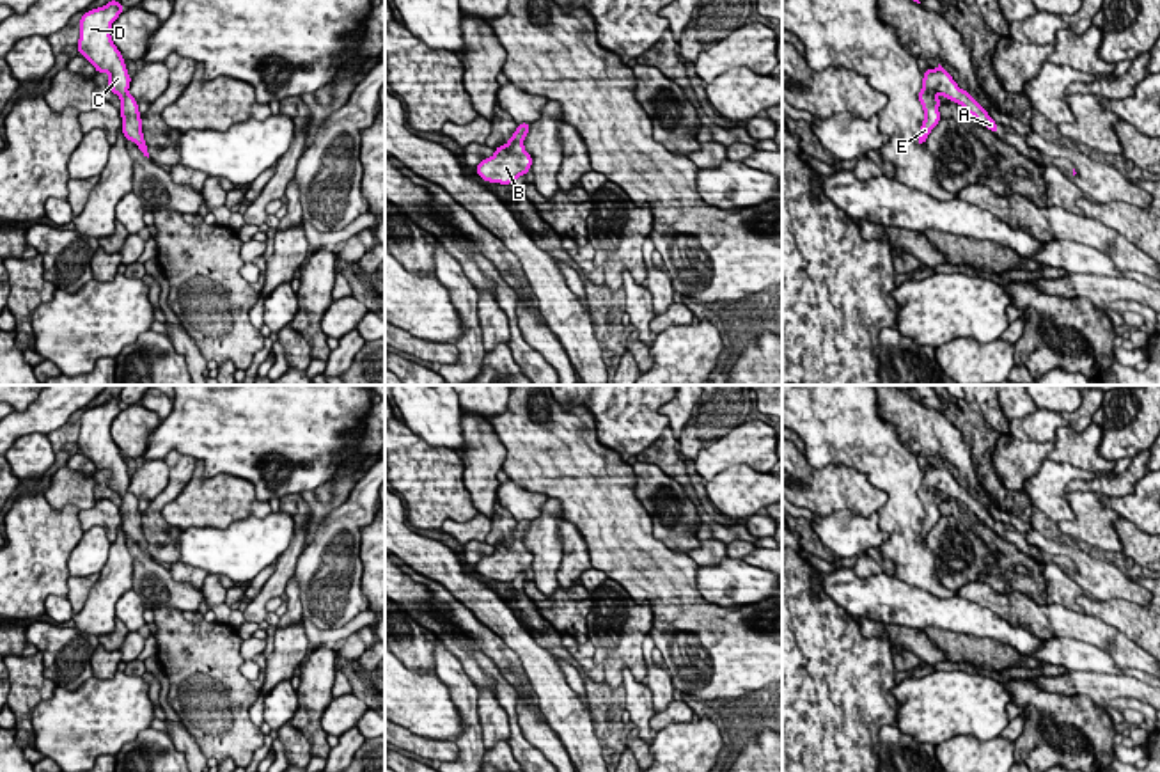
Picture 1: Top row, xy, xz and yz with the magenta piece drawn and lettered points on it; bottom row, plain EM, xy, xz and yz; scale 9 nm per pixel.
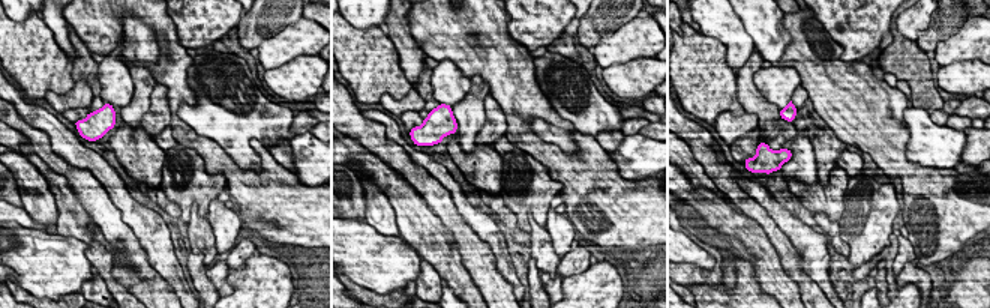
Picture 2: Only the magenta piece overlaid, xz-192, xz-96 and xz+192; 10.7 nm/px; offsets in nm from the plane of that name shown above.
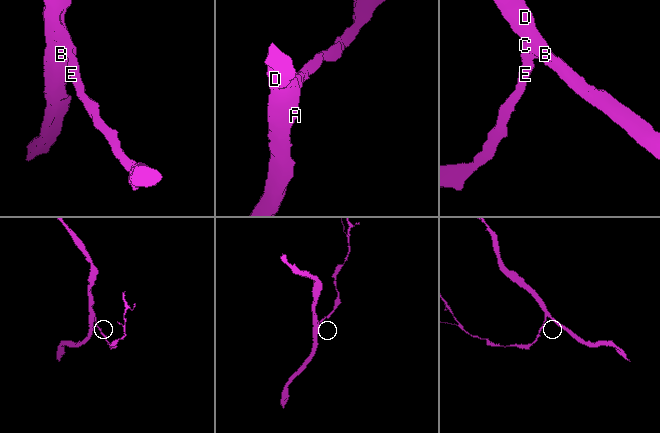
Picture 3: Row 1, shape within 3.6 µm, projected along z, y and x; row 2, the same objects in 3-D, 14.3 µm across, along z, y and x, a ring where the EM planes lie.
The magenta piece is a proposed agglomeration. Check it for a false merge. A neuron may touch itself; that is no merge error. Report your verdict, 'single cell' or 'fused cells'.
single cell

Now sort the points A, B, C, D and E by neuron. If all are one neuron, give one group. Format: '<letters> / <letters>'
A B C D E

